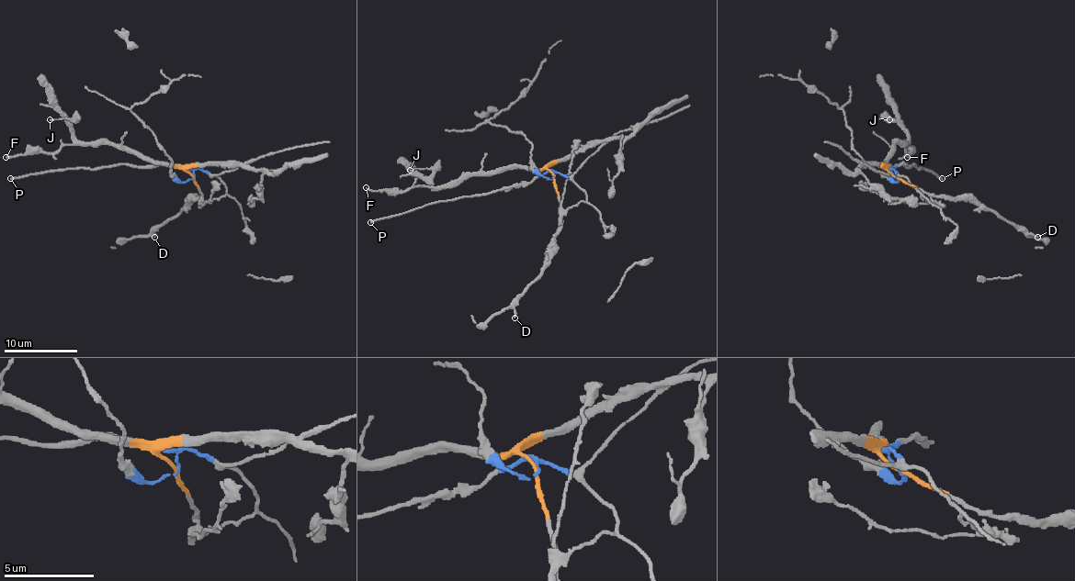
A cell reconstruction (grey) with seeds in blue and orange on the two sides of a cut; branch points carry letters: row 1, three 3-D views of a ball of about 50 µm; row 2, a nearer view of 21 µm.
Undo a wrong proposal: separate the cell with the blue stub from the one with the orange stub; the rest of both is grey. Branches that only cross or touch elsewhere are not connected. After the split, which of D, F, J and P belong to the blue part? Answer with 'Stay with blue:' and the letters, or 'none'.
Stay with blue: P

